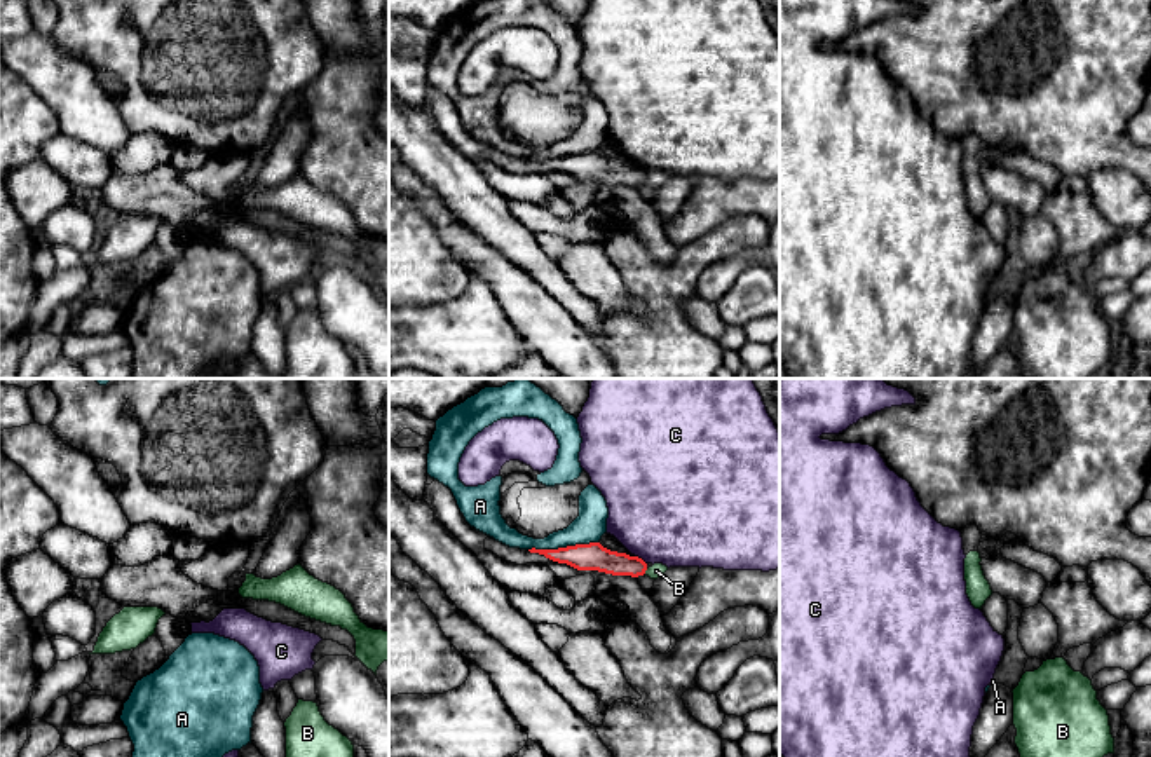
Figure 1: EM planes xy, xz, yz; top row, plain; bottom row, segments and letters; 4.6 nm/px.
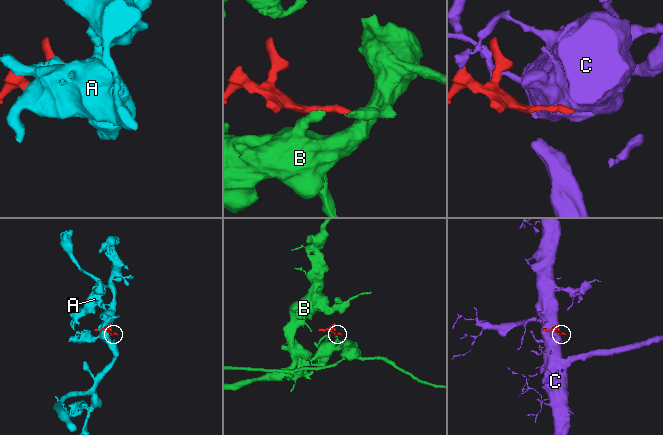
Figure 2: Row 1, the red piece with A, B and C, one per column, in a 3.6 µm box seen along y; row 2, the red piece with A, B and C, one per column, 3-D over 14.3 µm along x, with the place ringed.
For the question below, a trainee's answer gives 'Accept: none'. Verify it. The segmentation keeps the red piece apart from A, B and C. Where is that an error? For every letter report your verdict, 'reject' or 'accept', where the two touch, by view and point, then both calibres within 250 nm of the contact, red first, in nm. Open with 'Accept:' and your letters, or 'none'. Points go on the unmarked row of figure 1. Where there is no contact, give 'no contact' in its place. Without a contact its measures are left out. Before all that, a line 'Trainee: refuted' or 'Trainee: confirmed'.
Trainee: confirmed
Accept: none
A: reject | xz (562, 157) | 130/150 nm
B: reject | xz (646, 178) | 130/70 nm
C: reject | xz (640, 168) | 130/500 nm

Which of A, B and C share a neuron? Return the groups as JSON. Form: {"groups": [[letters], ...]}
{"groups": [["A"], ["B"], ["C"]]}

